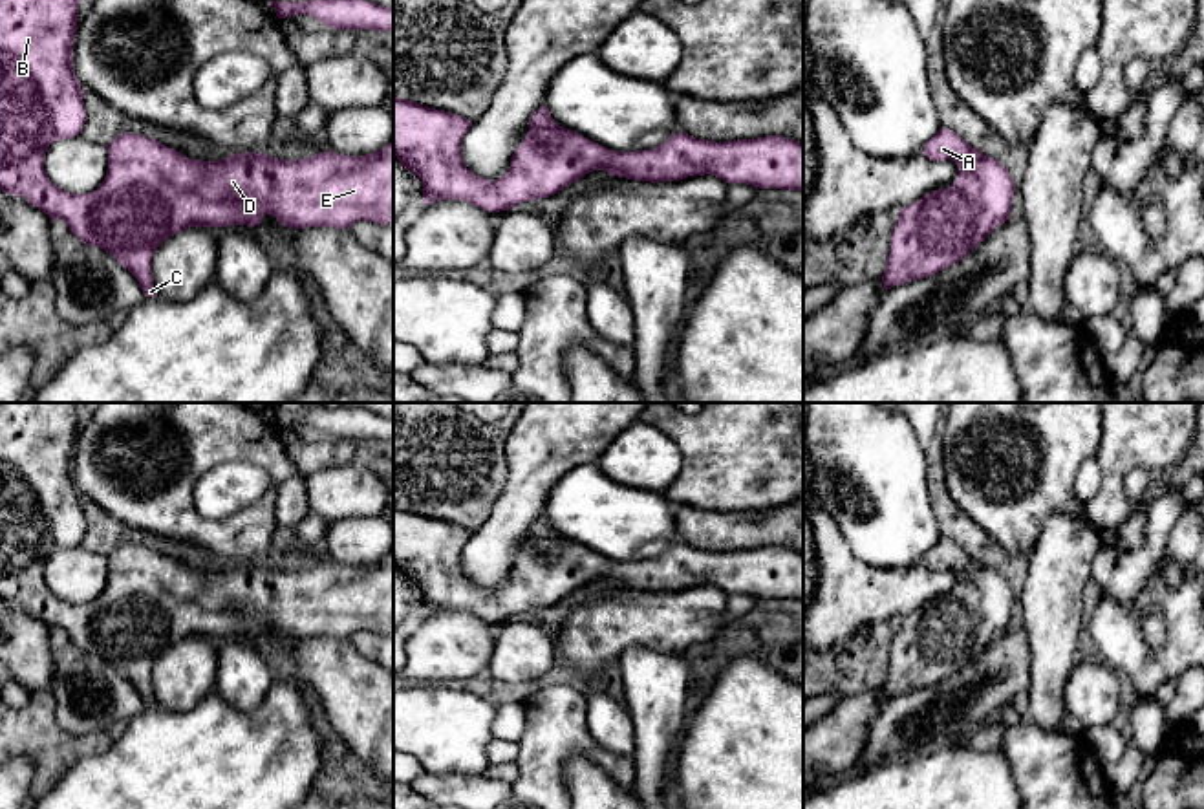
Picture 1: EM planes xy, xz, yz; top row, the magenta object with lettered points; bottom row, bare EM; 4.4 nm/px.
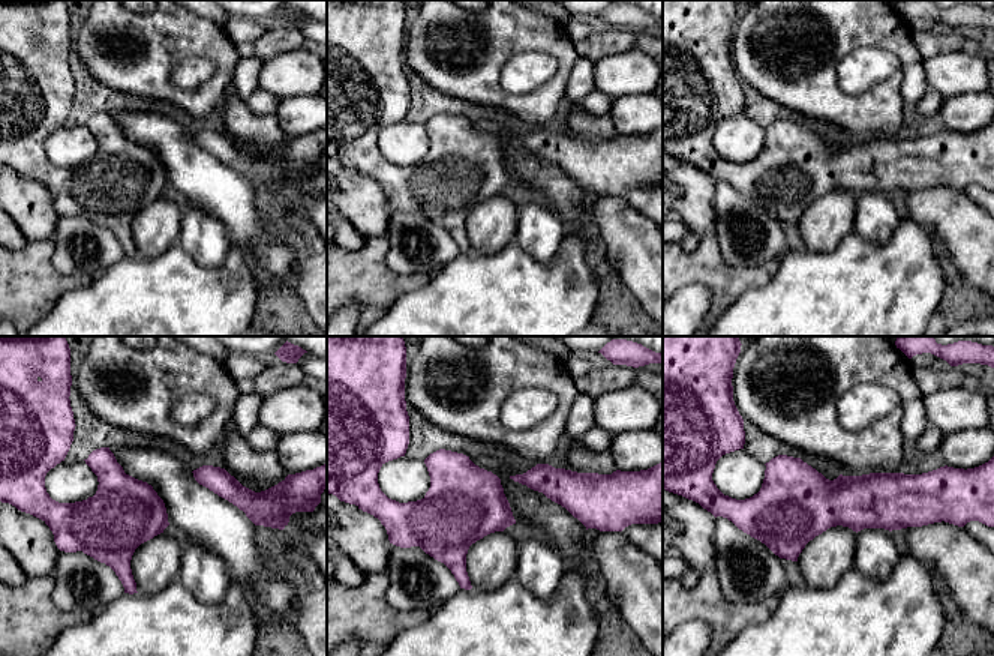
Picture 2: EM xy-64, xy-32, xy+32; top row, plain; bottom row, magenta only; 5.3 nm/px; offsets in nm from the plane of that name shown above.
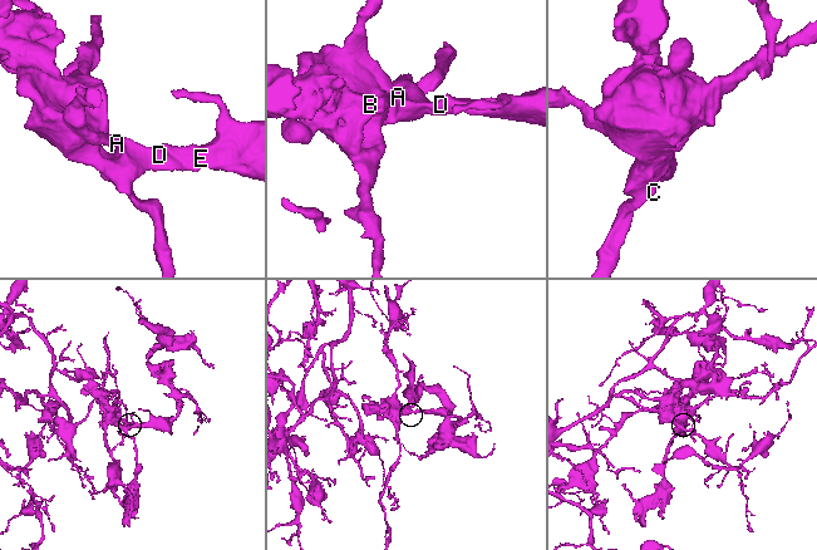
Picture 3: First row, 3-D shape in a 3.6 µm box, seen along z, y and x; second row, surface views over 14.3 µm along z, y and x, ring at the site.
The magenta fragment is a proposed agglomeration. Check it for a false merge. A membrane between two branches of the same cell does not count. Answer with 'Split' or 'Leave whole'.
Split

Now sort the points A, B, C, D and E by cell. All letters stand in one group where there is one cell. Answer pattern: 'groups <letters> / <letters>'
groups A / B C D E

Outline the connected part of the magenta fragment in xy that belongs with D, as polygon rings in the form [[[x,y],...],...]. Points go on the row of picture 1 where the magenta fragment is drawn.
[[[0,0],[0,190],[24,196],[51,220],[64,220],[82,242],[110,253],[139,282],[146,297],[157,297],[150,262],[156,249],[188,227],[260,225],[265,214],[284,227],[349,229],[366,220],[379,225],[393,223],[393,139],[366,156],[322,152],[304,159],[278,159],[267,154],[242,152],[220,161],[199,161],[141,135],[137,139],[137,176],[113,181],[110,192],[73,194],[59,189],[44,170],[51,143],[75,137],[86,123],[84,90],[73,71],[73,40],[79,22],[79,0]]]

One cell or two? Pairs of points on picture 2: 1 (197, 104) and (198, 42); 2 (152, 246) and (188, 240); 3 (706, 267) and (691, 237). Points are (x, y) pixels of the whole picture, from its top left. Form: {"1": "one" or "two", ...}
{"1": "one", "2": "two", "3": "two"}

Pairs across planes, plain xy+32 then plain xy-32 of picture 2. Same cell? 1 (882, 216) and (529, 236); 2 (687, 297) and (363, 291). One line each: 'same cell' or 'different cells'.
1: same cell
2: different cells

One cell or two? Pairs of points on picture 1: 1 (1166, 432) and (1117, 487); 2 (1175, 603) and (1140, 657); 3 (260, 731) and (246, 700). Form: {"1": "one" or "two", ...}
{"1": "one", "2": "one", "3": "two"}

